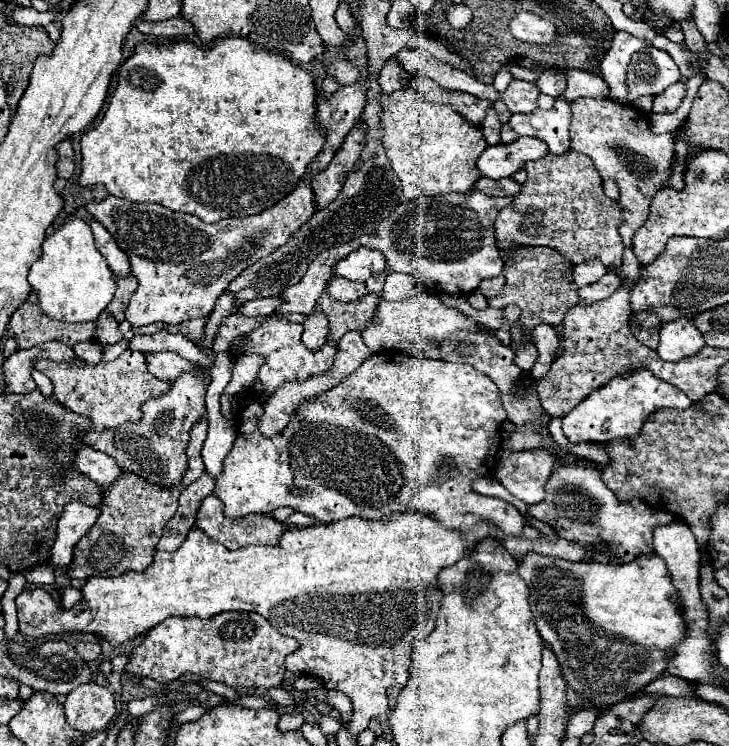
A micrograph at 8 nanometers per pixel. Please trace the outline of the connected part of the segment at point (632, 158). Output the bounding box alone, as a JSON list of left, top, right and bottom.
[571,98,673,248]

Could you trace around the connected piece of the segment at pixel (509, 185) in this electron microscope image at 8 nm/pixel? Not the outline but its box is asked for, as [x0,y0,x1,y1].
[475,178,521,196]

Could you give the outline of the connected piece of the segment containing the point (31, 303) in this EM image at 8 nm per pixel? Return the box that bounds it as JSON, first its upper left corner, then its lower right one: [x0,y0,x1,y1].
[9,292,97,348]

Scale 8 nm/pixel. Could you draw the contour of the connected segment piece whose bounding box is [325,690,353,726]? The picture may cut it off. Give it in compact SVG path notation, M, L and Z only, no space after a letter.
M325 690L325 698L327 698L327 702L329 702L333 708L337 708L341 714L345 714L343 720L341 720L341 724L345 726L345 724L351 720L351 714L353 714L353 704L351 704L349 696L345 696L345 694L339 692L339 690Z

